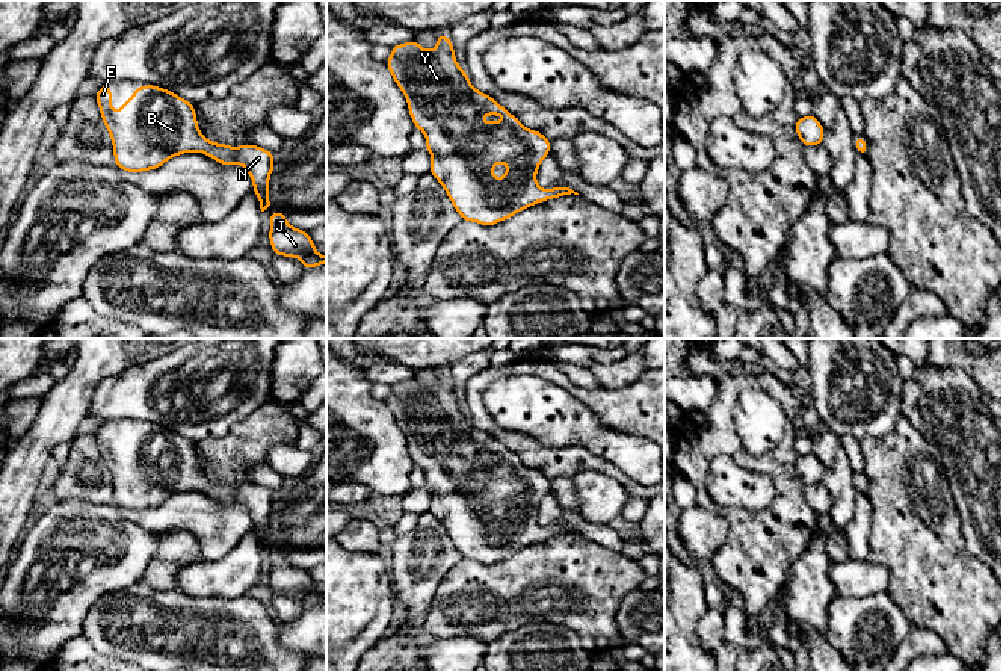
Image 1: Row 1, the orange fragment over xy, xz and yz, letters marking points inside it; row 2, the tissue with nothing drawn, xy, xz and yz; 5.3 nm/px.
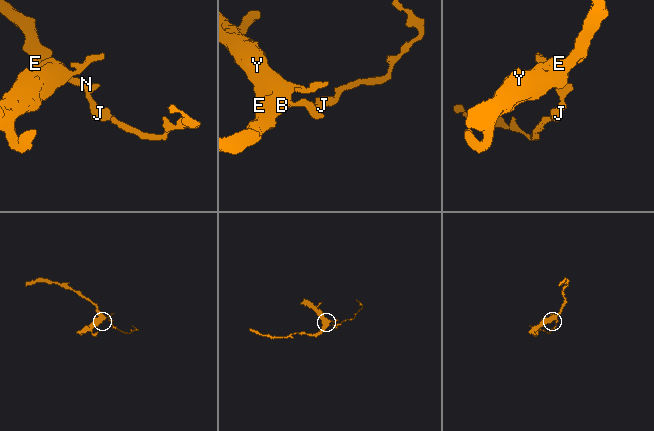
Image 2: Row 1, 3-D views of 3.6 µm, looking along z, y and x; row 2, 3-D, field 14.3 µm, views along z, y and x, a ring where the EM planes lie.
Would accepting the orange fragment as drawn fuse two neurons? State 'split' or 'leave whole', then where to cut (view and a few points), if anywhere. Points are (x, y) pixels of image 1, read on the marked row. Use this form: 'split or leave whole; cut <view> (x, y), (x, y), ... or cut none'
leave whole; cut none

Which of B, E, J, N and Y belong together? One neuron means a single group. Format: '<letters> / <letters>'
B E J N Y

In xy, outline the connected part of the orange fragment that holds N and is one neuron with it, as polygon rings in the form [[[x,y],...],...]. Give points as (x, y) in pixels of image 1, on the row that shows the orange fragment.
[[[106,83],[98,88],[95,101],[121,171],[157,169],[172,157],[198,151],[221,165],[242,165],[249,172],[261,212],[270,206],[269,180],[276,166],[273,153],[252,144],[231,147],[205,139],[198,127],[195,106],[172,91],[156,85],[137,86],[113,112],[112,88]]]

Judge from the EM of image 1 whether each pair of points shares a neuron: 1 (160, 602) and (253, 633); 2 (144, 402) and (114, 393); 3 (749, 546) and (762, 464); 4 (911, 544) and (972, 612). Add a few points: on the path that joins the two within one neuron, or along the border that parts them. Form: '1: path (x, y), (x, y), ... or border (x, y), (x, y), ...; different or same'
1: path (183, 624), (195, 633), (230, 633); same
2: path (136, 395), (121, 395); same
3: path (775, 535), (784, 526), (784, 485); same
4: path (928, 561), (929, 570), (955, 596); same

